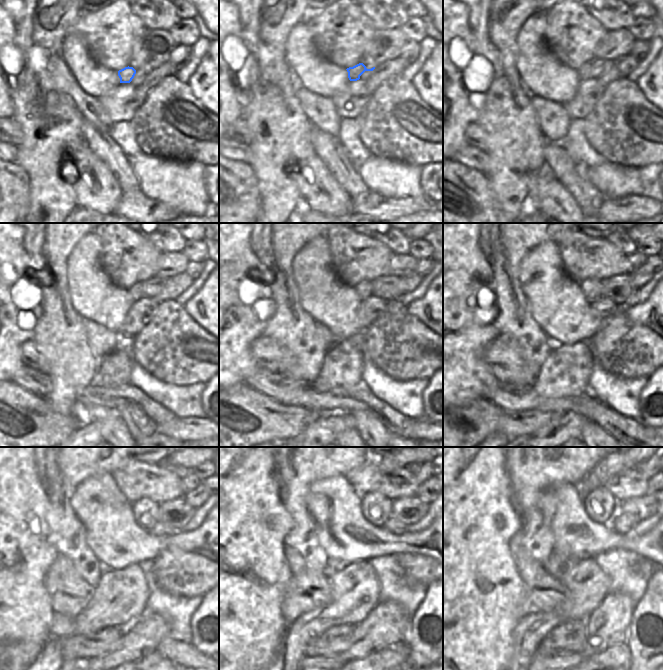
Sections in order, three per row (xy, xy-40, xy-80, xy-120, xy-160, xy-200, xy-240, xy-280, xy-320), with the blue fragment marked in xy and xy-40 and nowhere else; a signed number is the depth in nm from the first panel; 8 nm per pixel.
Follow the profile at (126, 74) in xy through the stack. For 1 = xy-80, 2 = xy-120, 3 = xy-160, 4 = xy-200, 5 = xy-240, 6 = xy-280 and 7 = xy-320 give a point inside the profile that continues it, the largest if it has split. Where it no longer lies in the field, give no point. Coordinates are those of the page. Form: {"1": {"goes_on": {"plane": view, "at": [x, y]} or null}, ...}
{"1": {"goes_on": {"plane": "xy-80", "at": [592, 69]}}, "2": {"goes_on": {"plane": "xy-120", "at": [149, 289]}}, "3": {"goes_on": {"plane": "xy-160", "at": [386, 288]}}, "4": {"goes_on": {"plane": "xy-200", "at": [619, 288]}}, "5": {"goes_on": {"plane": "xy-240", "at": [177, 512]}}, "6": {"goes_on": {"plane": "xy-280", "at": [376, 508]}}, "7": {"goes_on": {"plane": "xy-320", "at": [601, 507]}}}

